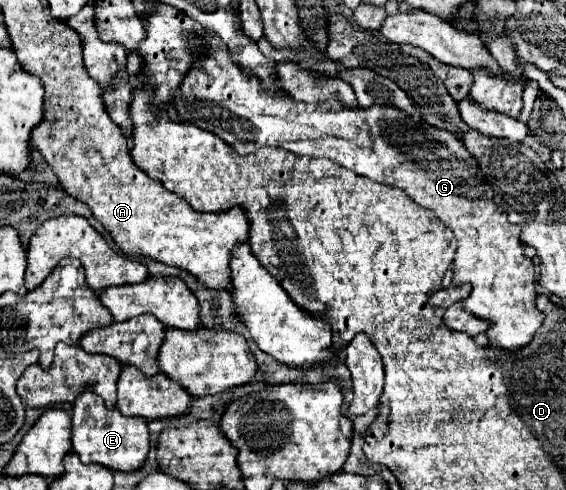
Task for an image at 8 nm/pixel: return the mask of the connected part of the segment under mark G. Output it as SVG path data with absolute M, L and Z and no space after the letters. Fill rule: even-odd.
M214 34L208 36L206 60L188 72L178 98L174 98L174 108L182 120L214 132L244 156L264 146L278 146L294 154L330 158L360 176L406 190L416 204L434 210L454 232L458 250L452 284L472 284L468 312L490 322L490 330L486 330L490 344L502 350L520 350L534 338L534 332L544 322L544 314L536 308L534 264L524 256L524 246L518 238L522 226L510 224L504 208L494 204L490 184L478 164L470 160L458 136L392 106L346 108L340 102L304 104L270 90L260 90L230 60L226 44Z

